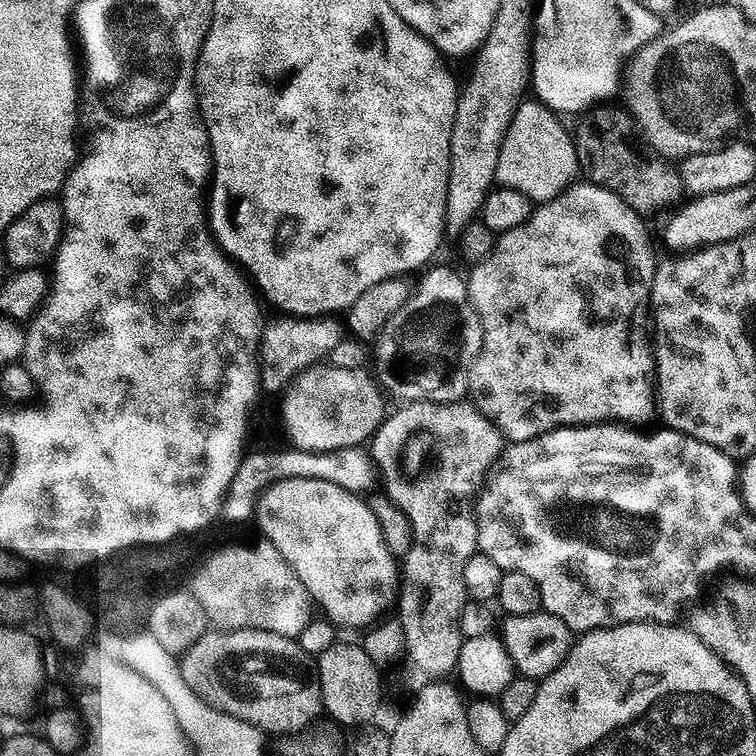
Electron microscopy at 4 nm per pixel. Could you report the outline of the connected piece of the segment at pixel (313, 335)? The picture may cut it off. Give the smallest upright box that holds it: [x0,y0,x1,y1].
[260,318,342,393]

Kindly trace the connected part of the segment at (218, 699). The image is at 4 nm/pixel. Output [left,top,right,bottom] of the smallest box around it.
[178,628,323,736]

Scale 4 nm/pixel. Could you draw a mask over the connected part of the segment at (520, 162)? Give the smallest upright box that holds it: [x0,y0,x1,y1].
[496,98,581,205]

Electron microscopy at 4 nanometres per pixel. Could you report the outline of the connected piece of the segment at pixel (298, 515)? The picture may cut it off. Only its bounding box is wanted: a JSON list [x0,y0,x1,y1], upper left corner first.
[254,478,398,629]

